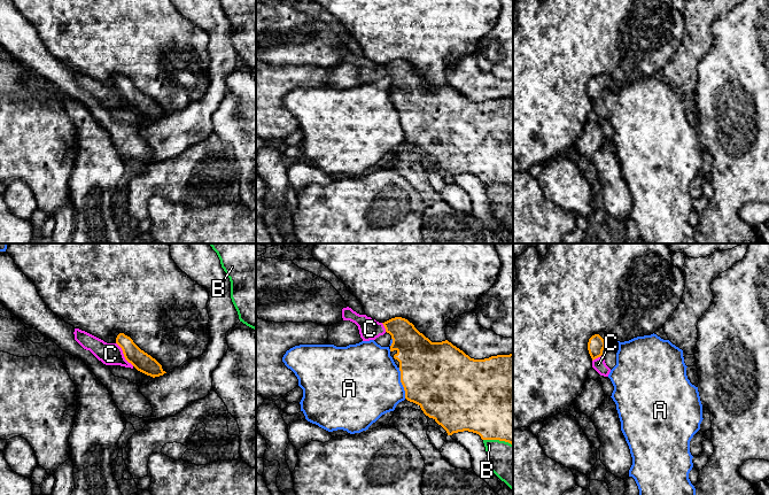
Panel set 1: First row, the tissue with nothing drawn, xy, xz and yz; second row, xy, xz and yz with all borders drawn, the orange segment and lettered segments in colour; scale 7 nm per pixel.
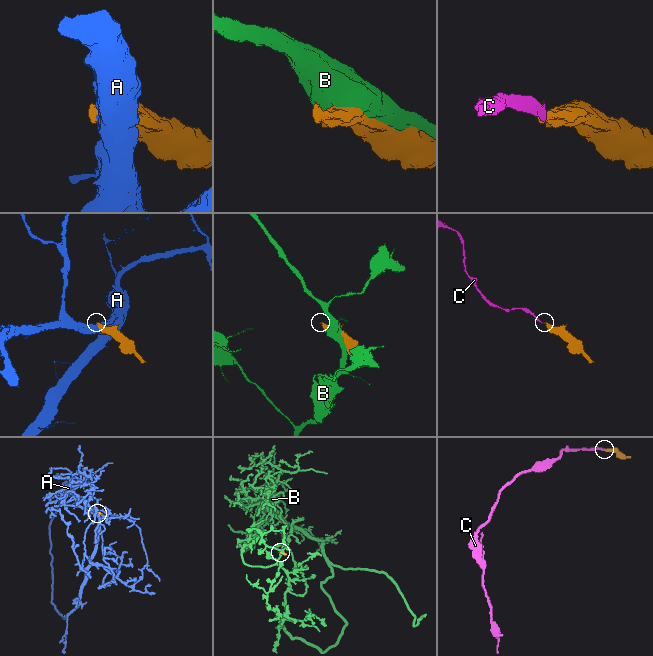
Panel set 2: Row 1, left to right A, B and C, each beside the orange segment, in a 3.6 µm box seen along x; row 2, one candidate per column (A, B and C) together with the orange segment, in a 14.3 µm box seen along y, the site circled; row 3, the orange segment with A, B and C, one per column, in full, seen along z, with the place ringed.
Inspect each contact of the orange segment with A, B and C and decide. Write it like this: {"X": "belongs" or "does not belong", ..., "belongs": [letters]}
{"A": "does not belong", "B": "does not belong", "C": "belongs", "belongs": ["C"]}

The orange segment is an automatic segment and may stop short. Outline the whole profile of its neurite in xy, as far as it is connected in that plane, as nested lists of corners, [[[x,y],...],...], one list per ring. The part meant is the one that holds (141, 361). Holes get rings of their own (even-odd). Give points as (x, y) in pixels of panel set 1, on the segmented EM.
[[[75,328],[73,334],[75,340],[84,349],[90,350],[106,365],[135,368],[138,371],[153,378],[166,373],[155,358],[141,350],[133,340],[124,333],[117,335],[115,343],[107,343],[79,328]]]

